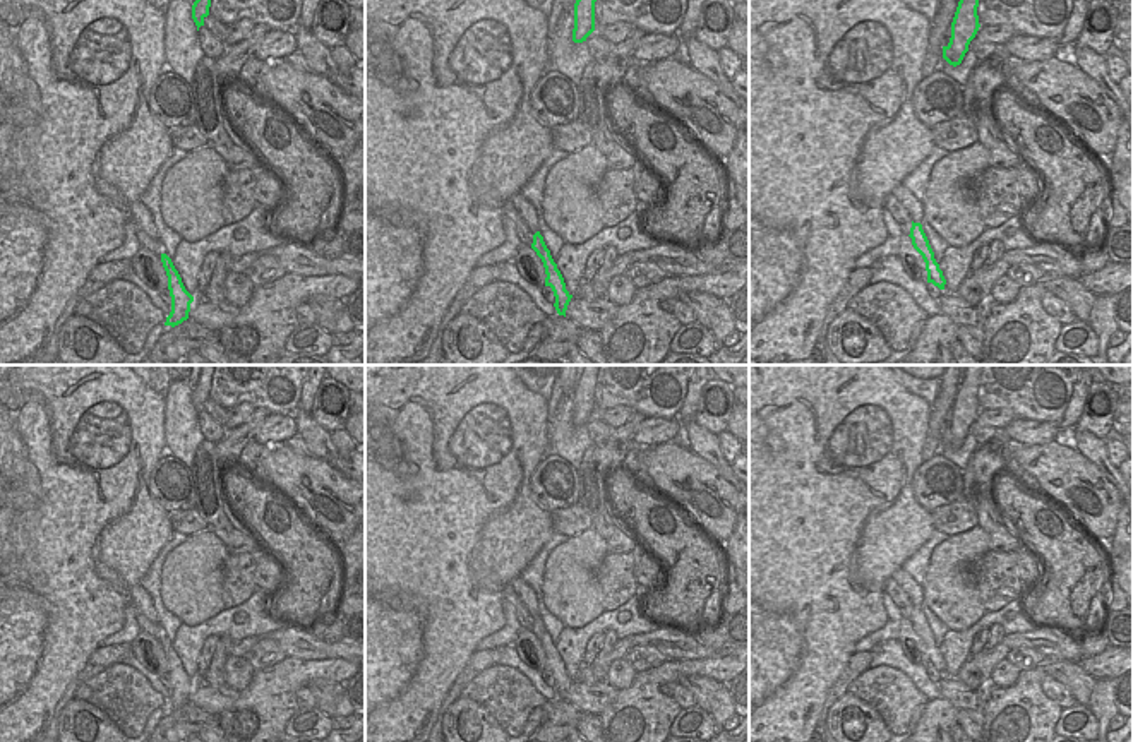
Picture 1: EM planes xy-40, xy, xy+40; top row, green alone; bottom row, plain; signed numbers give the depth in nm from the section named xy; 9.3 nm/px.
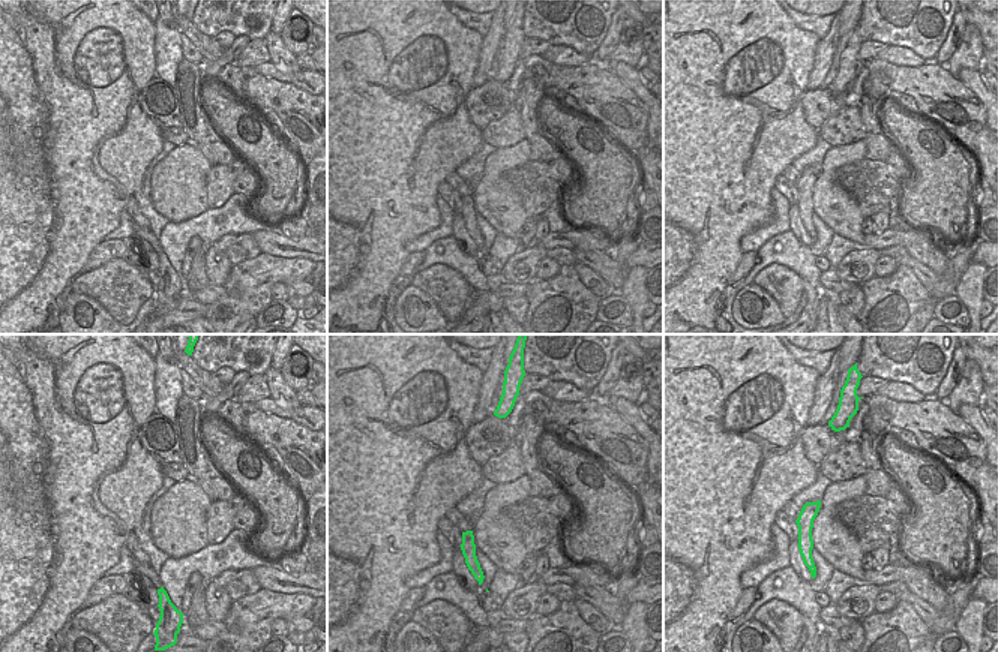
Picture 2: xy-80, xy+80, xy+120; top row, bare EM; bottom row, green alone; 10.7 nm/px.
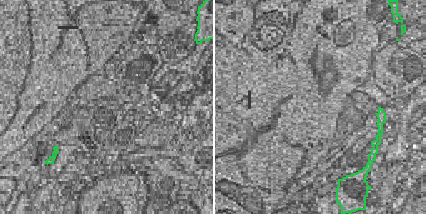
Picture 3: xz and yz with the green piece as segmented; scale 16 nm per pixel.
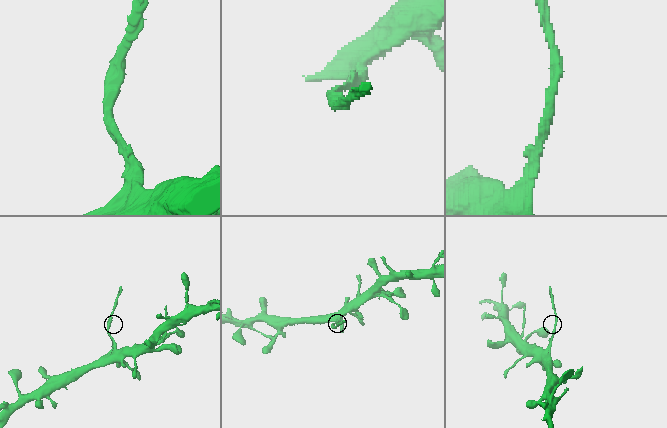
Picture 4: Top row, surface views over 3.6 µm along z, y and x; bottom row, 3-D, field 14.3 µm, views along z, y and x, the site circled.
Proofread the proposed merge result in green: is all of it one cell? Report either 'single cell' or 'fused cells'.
fused cells

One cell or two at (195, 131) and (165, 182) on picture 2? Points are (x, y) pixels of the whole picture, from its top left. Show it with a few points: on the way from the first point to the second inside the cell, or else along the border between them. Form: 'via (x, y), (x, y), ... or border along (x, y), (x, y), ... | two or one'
border along (189, 140), (194, 144) | two

